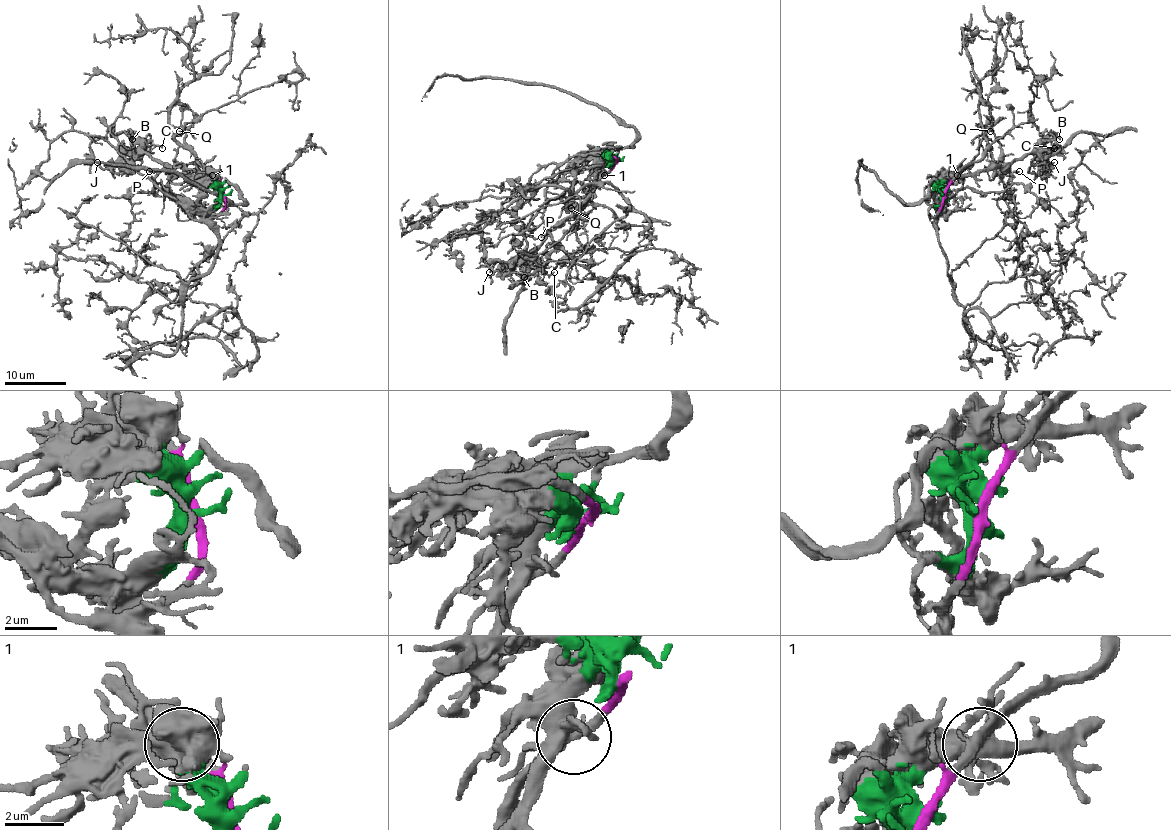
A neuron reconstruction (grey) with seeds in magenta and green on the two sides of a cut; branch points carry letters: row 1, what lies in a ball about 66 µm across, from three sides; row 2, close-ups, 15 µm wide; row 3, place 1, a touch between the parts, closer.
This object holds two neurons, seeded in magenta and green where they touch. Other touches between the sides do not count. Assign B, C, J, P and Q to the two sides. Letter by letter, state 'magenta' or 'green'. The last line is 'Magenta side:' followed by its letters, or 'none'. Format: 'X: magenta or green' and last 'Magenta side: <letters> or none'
B: green
C: green
J: green
P: green
Q: magenta
Magenta side: Q

